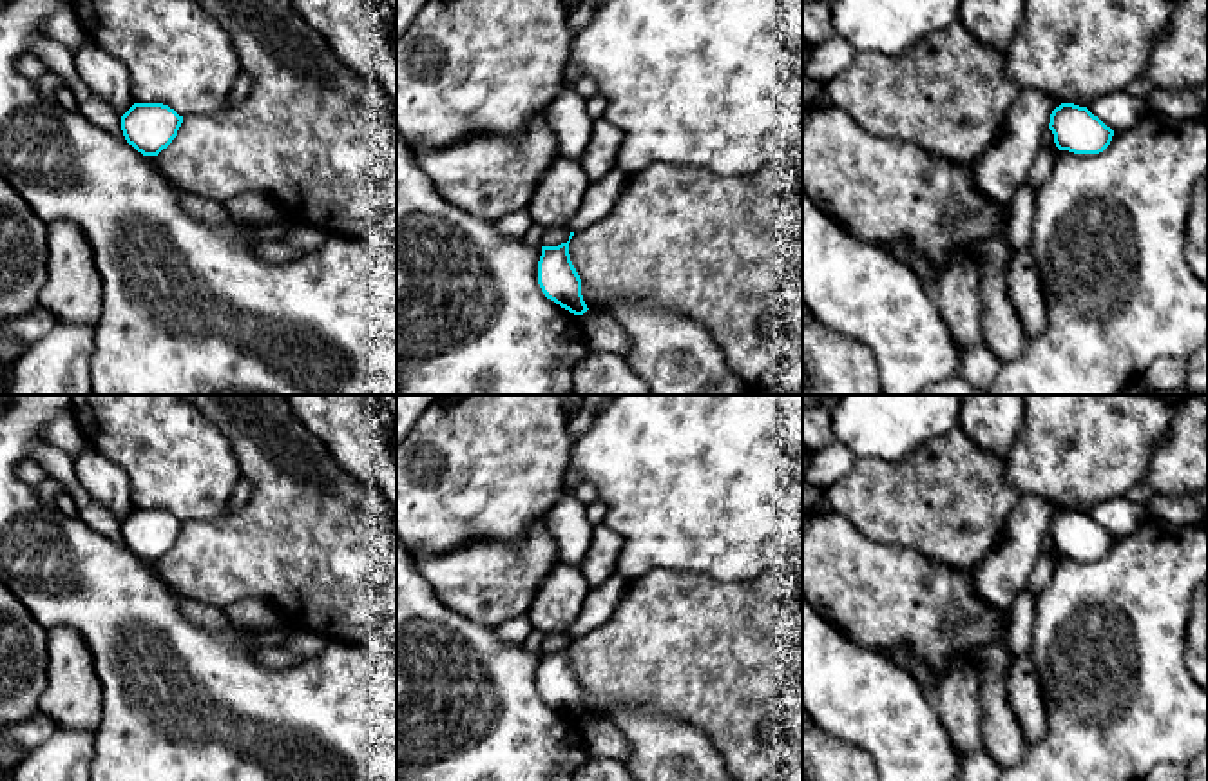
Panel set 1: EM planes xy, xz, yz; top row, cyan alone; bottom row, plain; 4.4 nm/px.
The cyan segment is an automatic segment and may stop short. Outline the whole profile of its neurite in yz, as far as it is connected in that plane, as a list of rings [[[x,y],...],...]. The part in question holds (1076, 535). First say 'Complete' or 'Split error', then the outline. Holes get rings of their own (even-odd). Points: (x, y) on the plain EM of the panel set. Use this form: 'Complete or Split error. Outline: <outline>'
Complete. Outline: [[[1074,509],[1056,513],[1050,520],[1049,535],[1054,540],[1056,553],[1074,560],[1099,560],[1114,542],[1114,536],[1087,513]]]

